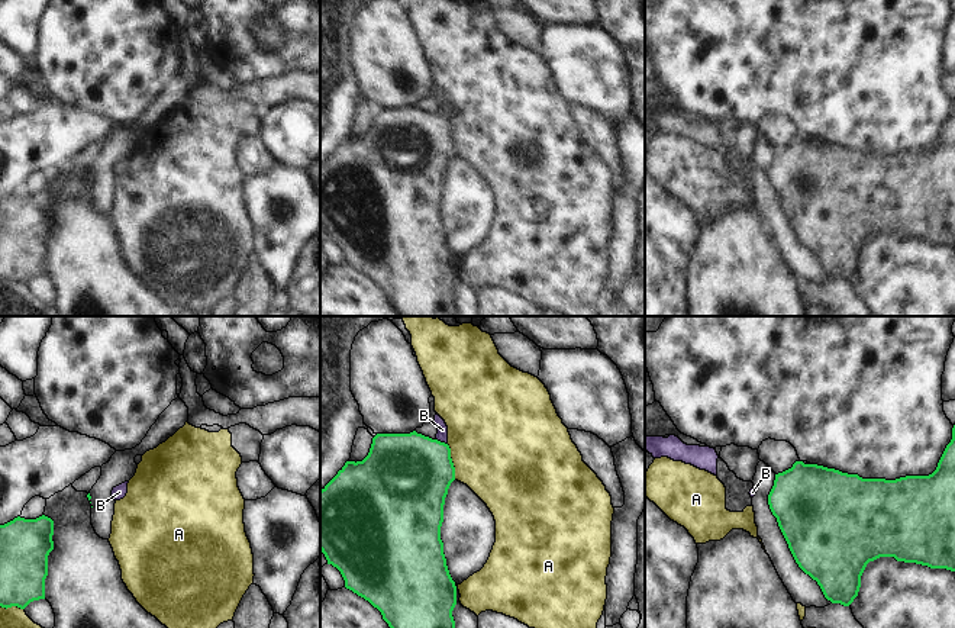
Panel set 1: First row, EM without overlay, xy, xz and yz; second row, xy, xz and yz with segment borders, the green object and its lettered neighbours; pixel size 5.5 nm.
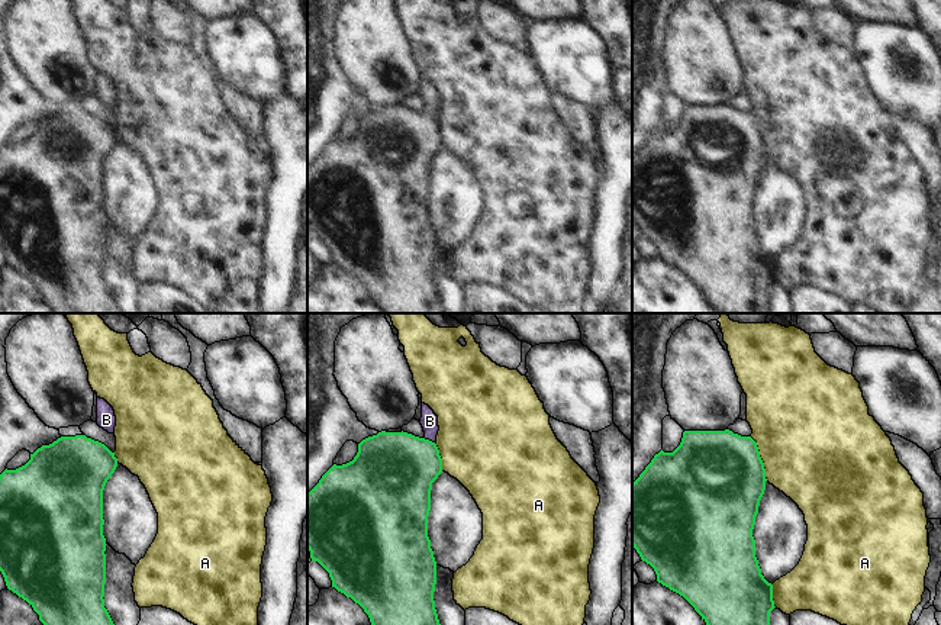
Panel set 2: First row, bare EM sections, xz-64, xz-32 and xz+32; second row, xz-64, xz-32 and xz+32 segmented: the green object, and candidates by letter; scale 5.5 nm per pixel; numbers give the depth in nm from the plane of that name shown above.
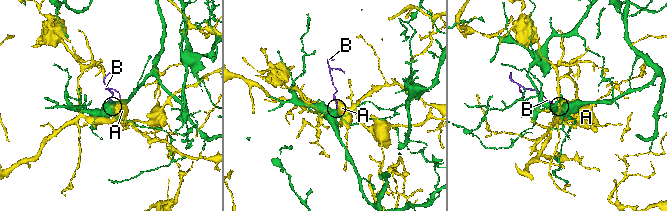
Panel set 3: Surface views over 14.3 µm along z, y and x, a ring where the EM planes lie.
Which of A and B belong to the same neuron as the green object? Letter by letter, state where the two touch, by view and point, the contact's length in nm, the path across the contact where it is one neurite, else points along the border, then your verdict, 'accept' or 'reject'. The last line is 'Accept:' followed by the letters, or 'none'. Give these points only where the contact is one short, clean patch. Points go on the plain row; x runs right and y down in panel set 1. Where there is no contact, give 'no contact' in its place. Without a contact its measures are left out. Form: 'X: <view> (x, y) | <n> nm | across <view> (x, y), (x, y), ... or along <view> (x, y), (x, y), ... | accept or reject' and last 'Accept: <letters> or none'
A: xz (451, 137) | 200 nm | reject
B: xz (442, 118) | 70 nm | across xz (409, 148), (442, 118), (442, 105) | accept
Accept: B

